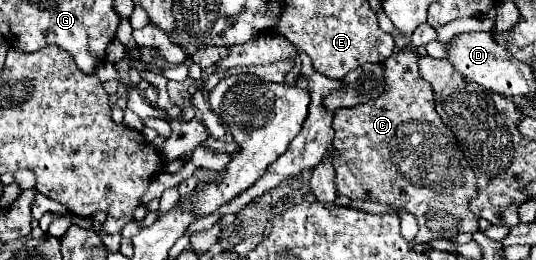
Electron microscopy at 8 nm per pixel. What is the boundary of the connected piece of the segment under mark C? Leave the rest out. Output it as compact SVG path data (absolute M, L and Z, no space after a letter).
M428 23L416 27L412 45L386 61L386 93L364 105L336 109L334 115L334 147L342 153L338 165L334 165L338 195L346 195L352 201L368 199L392 209L408 209L418 221L416 243L432 239L450 241L458 233L478 231L478 215L468 207L478 195L474 171L464 159L454 133L436 113L434 93L422 81L416 67L414 49L424 57L427 51L420 45L428 45L430 41L436 41L436 31Z

